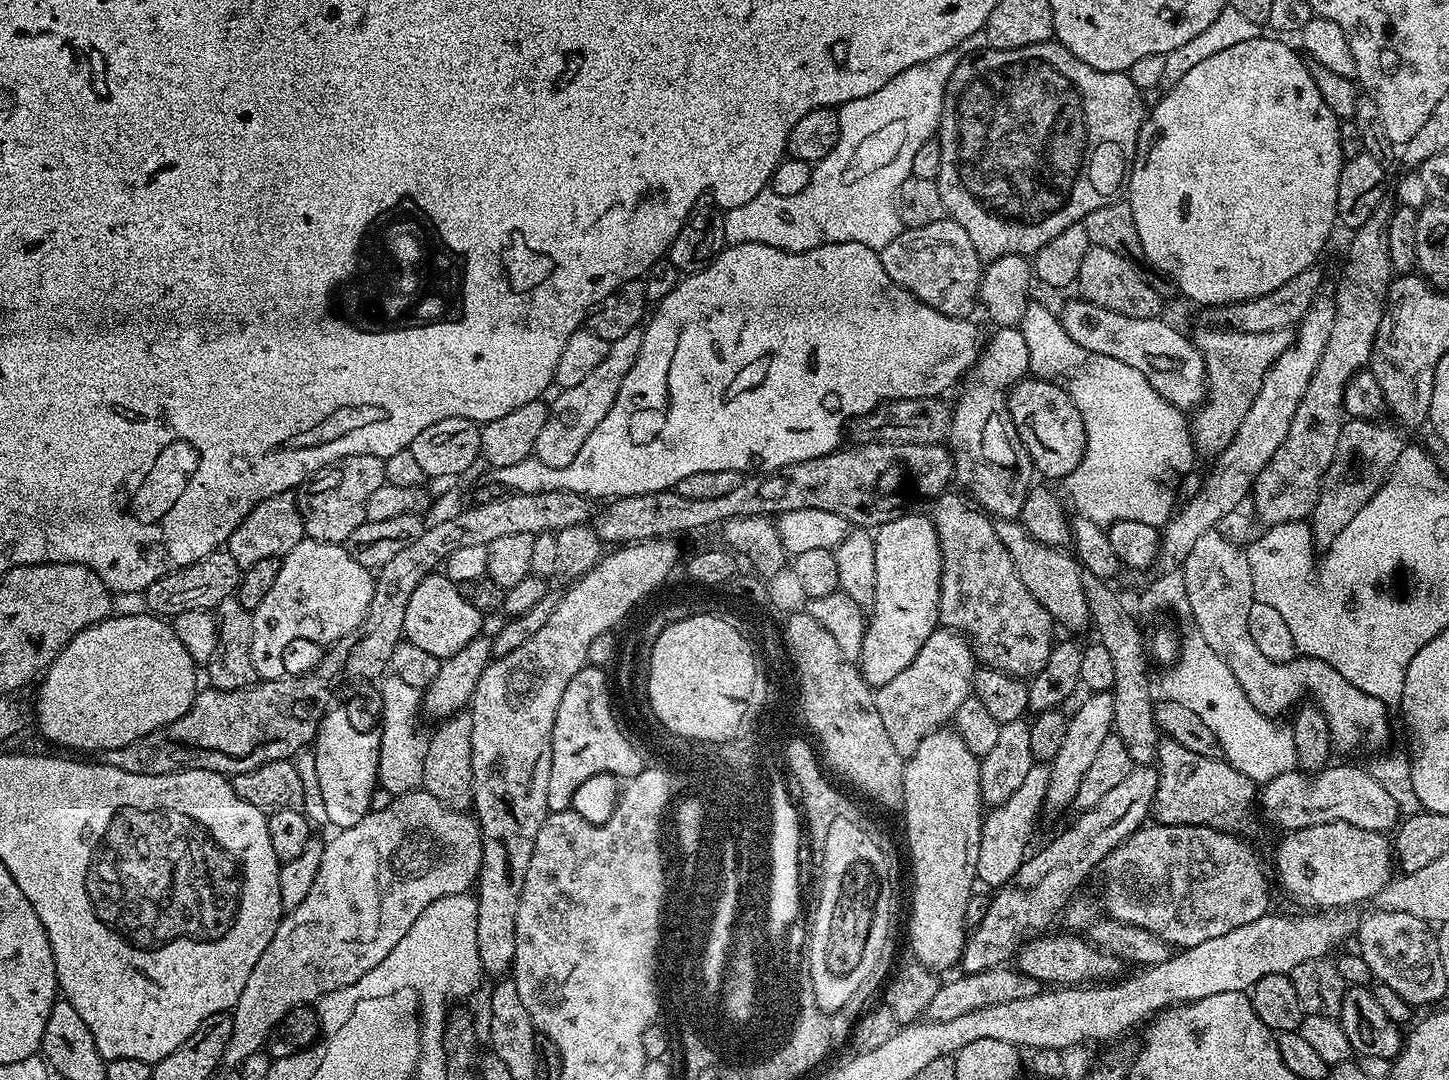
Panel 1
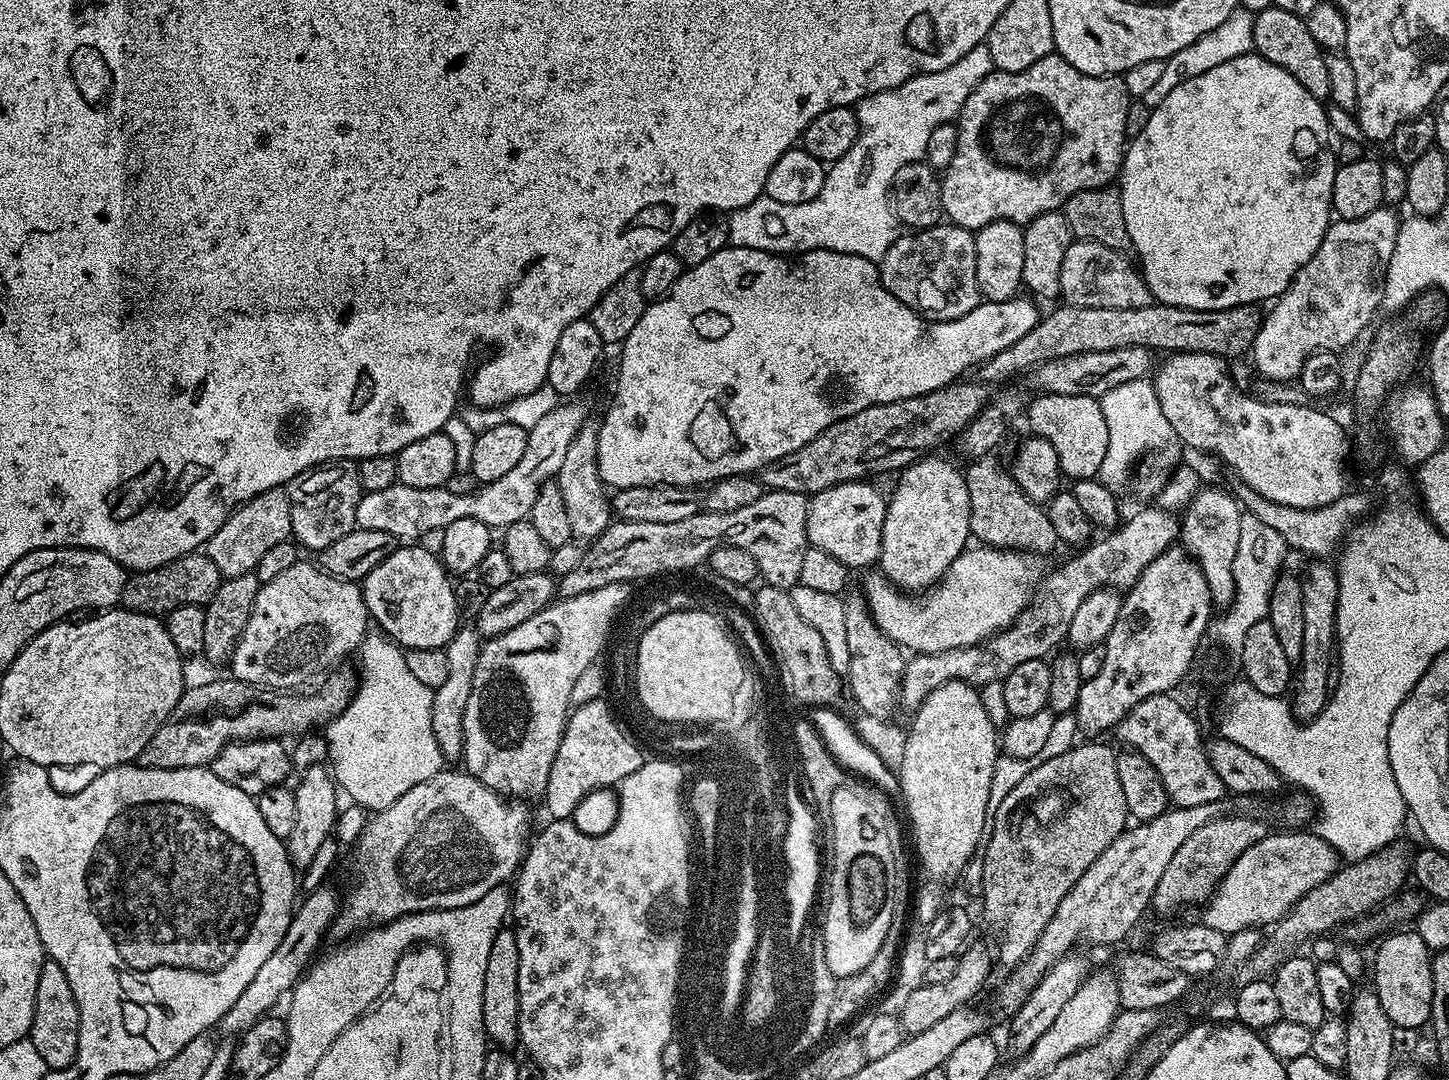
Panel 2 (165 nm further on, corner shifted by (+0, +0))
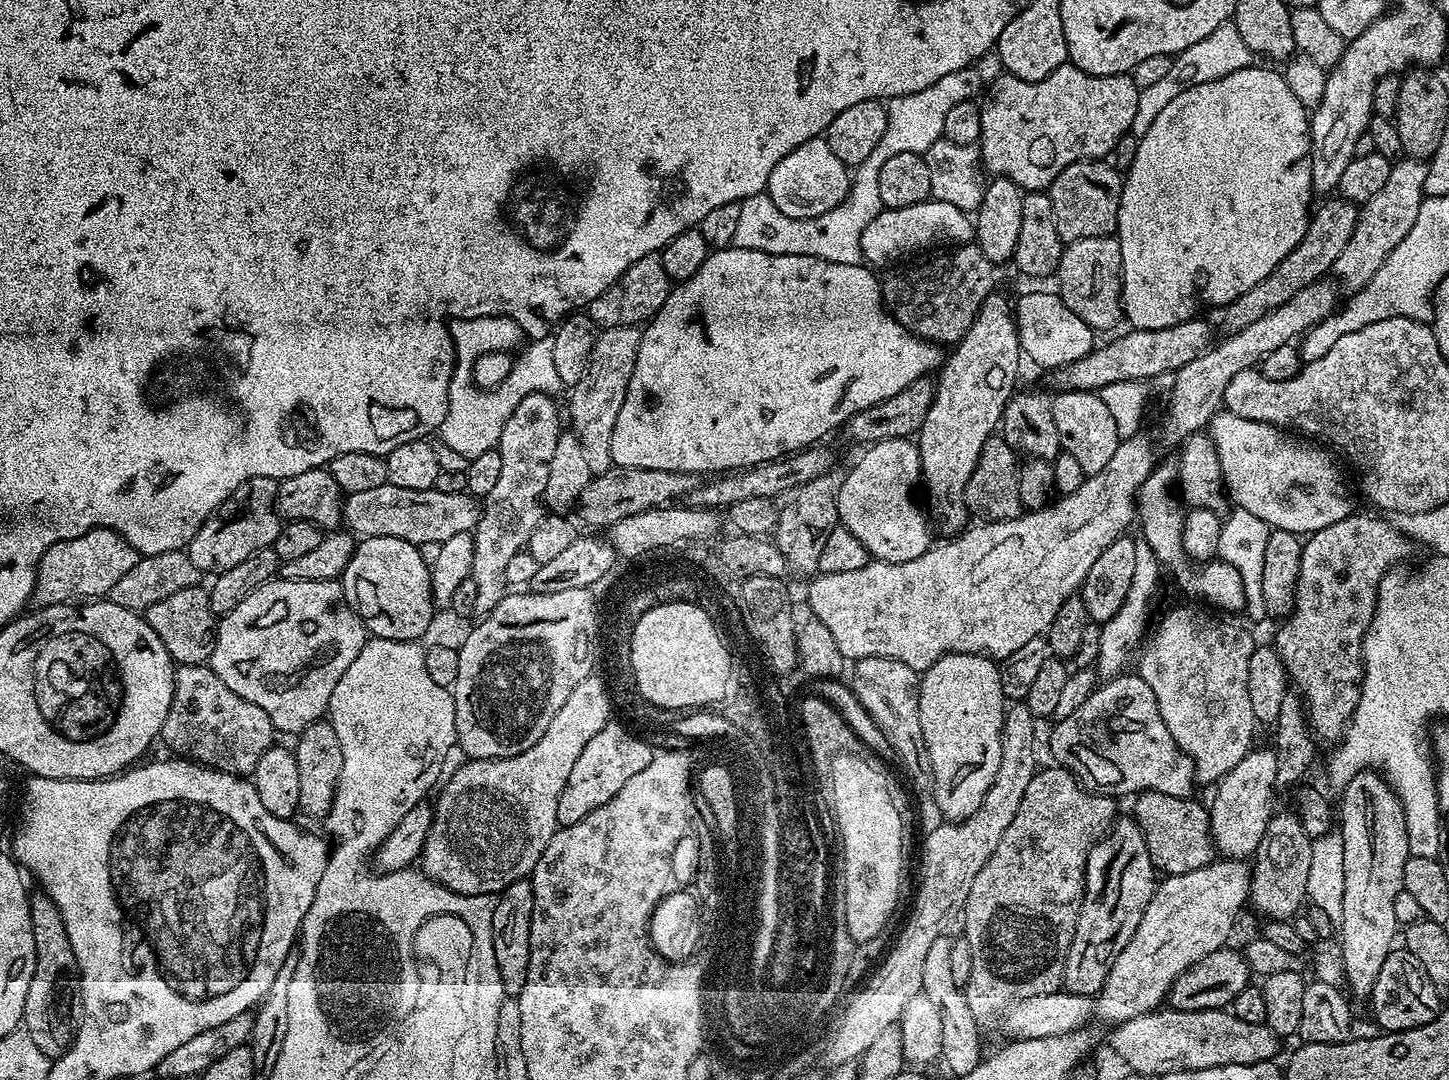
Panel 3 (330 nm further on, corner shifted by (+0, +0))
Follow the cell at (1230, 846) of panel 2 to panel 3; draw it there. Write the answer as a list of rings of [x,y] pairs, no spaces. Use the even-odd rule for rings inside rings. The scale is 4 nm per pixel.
[[[1253,747],[1252,751],[1215,785],[1216,797],[1210,803],[1210,826],[1217,853],[1224,858],[1248,858],[1262,842],[1266,826],[1272,821],[1272,791],[1277,791],[1278,762],[1271,747]]]

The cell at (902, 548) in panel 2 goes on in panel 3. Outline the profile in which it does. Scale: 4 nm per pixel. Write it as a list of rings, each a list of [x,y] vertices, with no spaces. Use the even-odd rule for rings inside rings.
[[[999,294],[986,297],[970,330],[949,352],[935,377],[936,397],[920,427],[918,447],[922,488],[928,491],[927,511],[946,534],[956,534],[970,520],[964,503],[970,474],[974,474],[982,446],[997,431],[1004,408],[1018,388],[1016,371],[1022,353],[1013,301]]]

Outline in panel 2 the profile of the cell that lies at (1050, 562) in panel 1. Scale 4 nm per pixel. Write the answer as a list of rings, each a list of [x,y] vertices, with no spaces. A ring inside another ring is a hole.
[[[995,455],[983,456],[969,463],[964,472],[964,481],[970,494],[970,533],[981,545],[989,548],[1027,550],[1032,554],[1048,552],[1057,547],[1054,526],[1050,526],[1047,511],[1035,504],[1012,479],[1011,471],[996,461]]]

